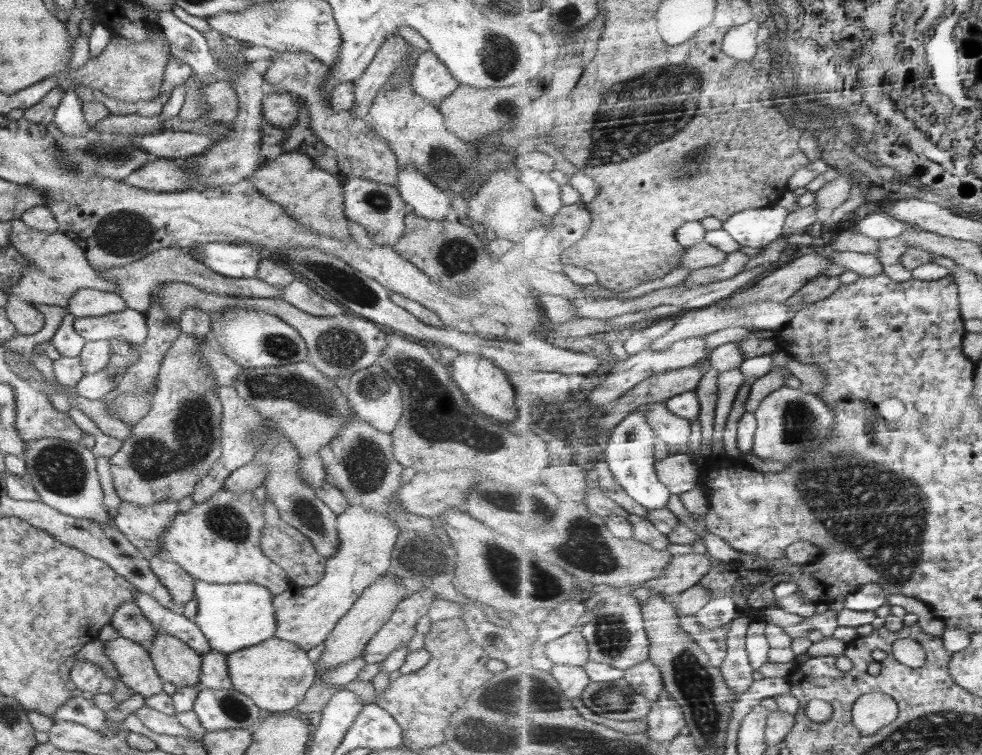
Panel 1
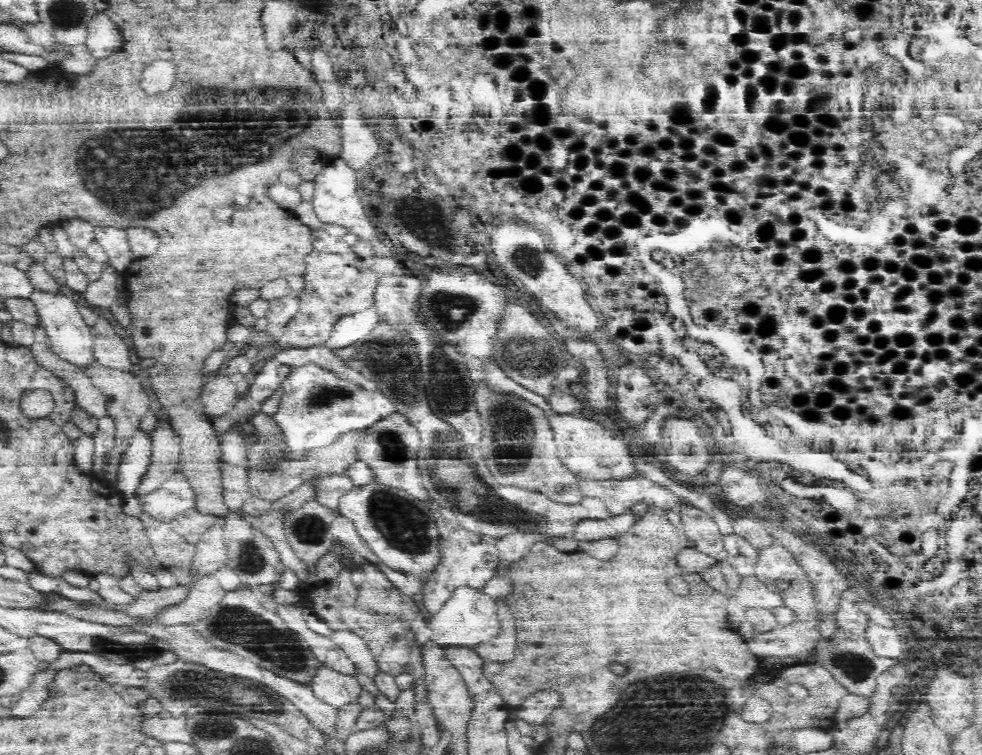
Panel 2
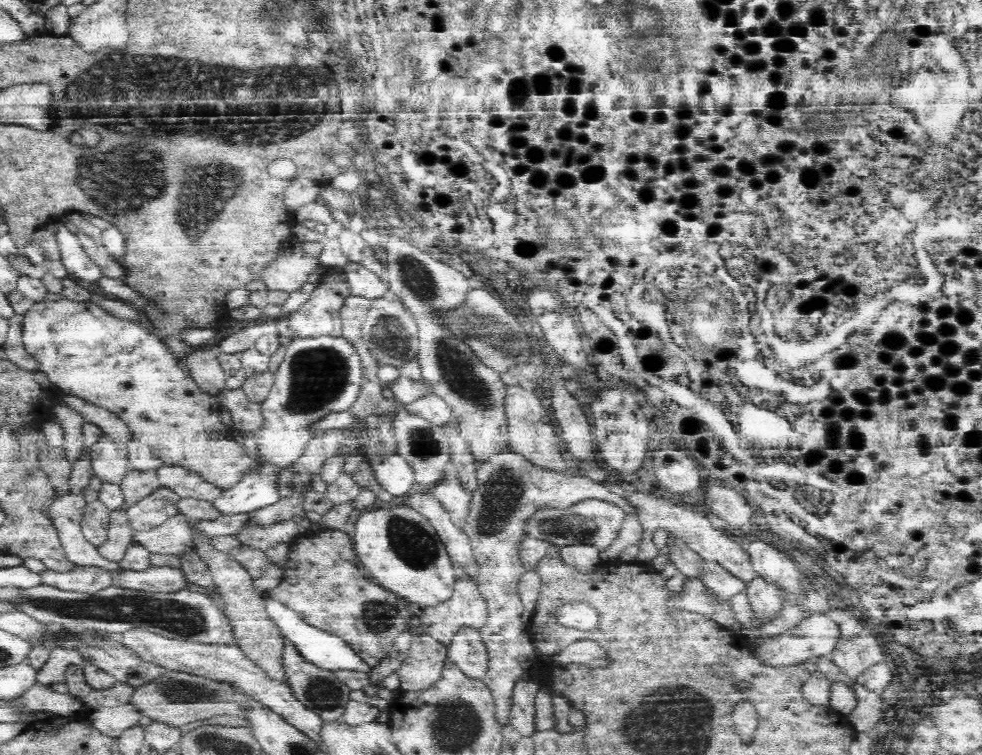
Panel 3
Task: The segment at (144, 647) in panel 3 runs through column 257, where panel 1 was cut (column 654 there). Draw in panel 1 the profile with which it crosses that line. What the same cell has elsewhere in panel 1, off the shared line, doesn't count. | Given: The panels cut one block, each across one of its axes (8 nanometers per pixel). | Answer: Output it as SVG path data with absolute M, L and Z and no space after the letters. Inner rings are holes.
M651 658L625 671L625 678L638 693L654 702L665 689L662 669Z

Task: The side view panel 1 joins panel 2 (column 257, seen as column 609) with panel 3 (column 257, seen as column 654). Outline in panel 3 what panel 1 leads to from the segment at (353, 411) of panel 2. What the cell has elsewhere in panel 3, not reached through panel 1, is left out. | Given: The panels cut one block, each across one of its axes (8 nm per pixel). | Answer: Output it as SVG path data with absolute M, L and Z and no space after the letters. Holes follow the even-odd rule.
M328 336L292 340L274 378L273 388L261 403L262 426L252 434L256 438L258 458L250 460L250 466L237 484L213 501L224 515L253 511L278 502L280 474L305 453L318 423L332 414L351 410L363 382L361 360L356 350L343 337Z

